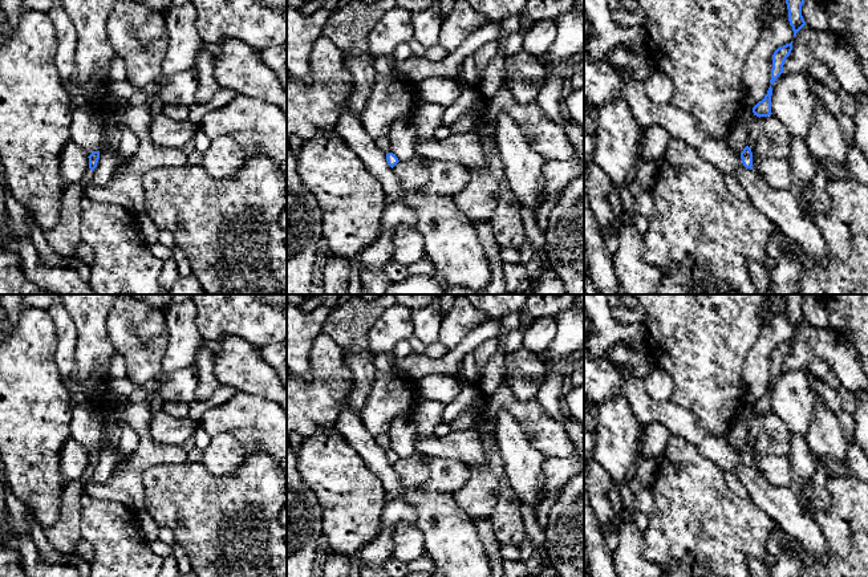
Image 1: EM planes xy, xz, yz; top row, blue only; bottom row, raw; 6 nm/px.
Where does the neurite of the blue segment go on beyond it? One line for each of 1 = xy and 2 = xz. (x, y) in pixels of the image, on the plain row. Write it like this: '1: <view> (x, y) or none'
1: none
2: none

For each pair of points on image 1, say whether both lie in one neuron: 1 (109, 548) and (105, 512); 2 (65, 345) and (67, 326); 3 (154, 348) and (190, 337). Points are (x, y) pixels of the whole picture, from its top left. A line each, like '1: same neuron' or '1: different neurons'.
1: same neuron
2: same neuron
3: different neurons

